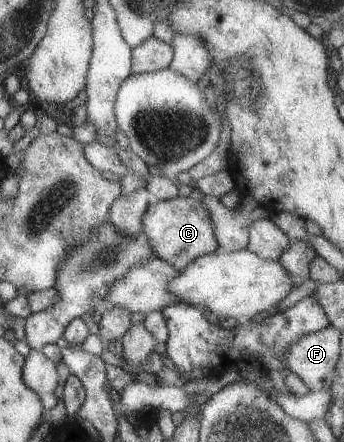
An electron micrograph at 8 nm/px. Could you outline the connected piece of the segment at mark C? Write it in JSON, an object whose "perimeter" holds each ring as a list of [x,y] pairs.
{"perimeter":[[[177,196],[159,200],[155,205],[149,204],[142,216],[142,234],[152,246],[154,255],[170,263],[176,270],[185,269],[196,257],[213,253],[218,249],[208,207],[190,196]]]}

